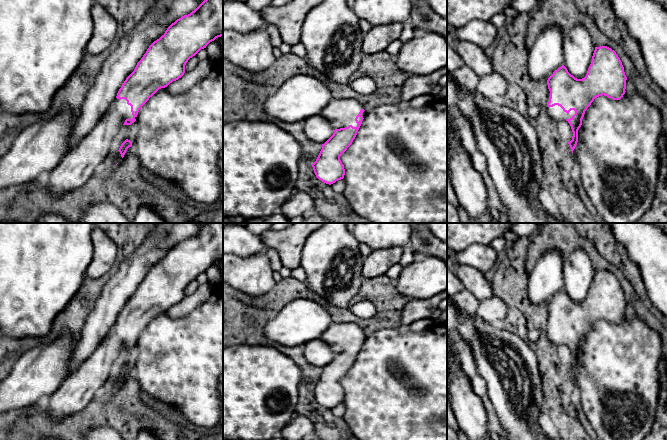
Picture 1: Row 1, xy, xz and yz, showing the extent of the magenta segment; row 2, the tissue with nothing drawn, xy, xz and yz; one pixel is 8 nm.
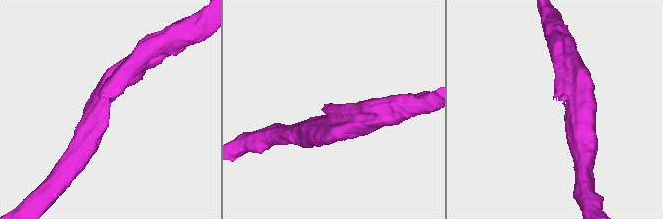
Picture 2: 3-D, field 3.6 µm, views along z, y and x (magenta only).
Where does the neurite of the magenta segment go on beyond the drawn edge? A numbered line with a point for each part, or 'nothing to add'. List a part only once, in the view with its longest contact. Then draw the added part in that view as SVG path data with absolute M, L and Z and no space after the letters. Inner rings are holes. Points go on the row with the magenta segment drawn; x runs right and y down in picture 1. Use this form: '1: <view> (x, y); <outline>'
1: xz (341, 113); M333 98L321 111L320 115L328 120L334 129L352 125L357 127L355 121L360 110L364 109L357 100Z

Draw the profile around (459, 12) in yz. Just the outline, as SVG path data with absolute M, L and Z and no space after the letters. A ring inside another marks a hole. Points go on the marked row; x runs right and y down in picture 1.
M447 0L447 24L455 29L466 26L474 20L490 21L498 14L503 13L514 0Z

